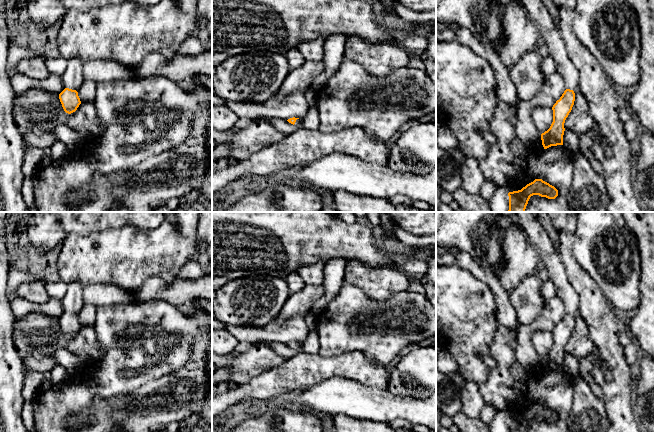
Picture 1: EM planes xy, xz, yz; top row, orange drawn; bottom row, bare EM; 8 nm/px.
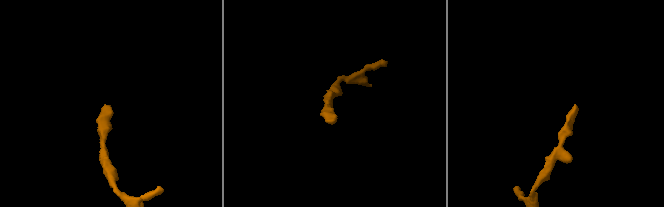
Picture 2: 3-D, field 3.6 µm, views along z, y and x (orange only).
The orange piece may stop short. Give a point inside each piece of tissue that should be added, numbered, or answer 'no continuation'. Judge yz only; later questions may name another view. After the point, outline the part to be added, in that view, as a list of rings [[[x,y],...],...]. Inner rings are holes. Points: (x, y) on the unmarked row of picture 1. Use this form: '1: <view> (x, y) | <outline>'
1: yz (550, 256) | [[[515,212],[519,223],[537,248],[544,266],[548,271],[549,279],[554,283],[557,296],[565,304],[566,313],[574,314],[578,309],[578,294],[569,282],[565,267],[561,261],[559,251],[550,241],[545,229],[537,216],[532,212]]]

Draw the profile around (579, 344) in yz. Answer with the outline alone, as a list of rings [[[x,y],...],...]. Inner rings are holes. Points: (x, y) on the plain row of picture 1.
[[[580,316],[576,317],[574,329],[565,344],[564,352],[581,358],[592,354],[594,348],[586,322]]]

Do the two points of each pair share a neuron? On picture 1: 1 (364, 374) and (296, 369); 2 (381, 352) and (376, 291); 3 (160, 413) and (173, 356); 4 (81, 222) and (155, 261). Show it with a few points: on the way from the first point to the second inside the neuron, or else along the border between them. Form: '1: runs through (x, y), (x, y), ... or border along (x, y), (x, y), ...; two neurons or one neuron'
1: runs through (347, 367), (313, 367); one neuron
2: border along (357, 287), (379, 301), (399, 292); two neurons
3: border along (191, 364), (165, 373), (147, 382); two neurons
4: border along (121, 226), (87, 234), (75, 234); two neurons

